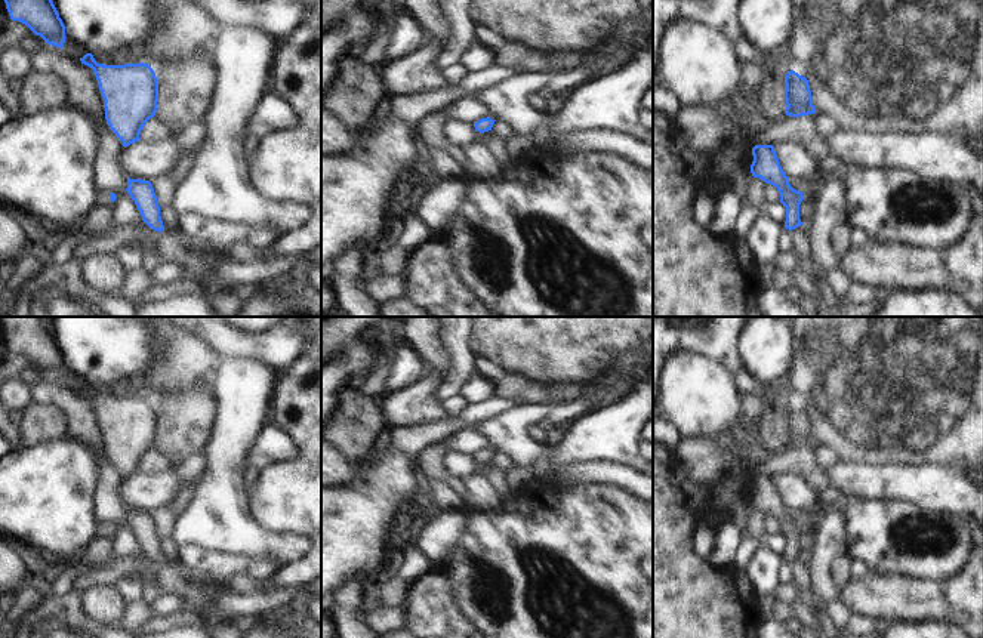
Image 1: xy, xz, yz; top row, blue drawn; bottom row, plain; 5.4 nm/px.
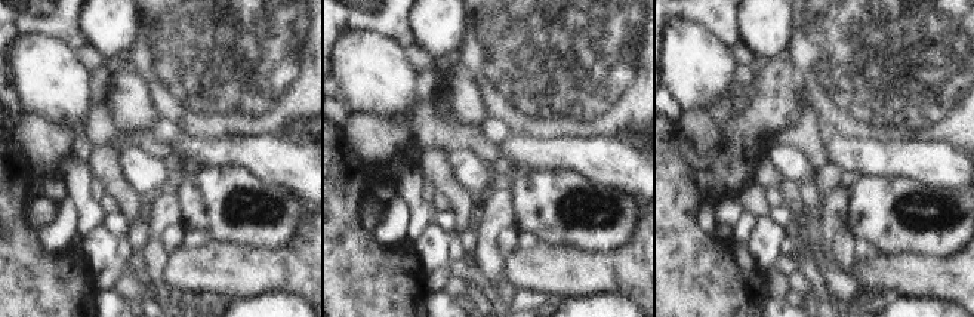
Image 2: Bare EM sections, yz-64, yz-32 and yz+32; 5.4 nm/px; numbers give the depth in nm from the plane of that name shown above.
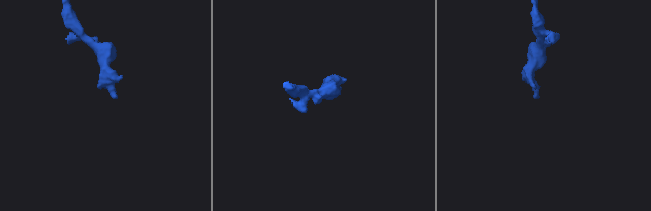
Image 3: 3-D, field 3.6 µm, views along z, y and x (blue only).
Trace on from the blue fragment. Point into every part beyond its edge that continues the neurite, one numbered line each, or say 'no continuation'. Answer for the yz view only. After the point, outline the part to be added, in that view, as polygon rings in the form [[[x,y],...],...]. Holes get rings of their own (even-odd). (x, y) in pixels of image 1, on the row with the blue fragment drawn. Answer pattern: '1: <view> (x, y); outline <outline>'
no continuation

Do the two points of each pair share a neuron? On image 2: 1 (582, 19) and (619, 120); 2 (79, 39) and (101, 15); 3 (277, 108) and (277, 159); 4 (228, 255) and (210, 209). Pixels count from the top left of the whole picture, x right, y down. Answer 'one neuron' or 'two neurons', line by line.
1: one neuron
2: two neurons
3: two neurons
4: two neurons

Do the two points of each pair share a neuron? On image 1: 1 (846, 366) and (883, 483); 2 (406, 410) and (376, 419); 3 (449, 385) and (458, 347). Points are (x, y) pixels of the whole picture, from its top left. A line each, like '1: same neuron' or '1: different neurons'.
1: different neurons
2: different neurons
3: same neuron

